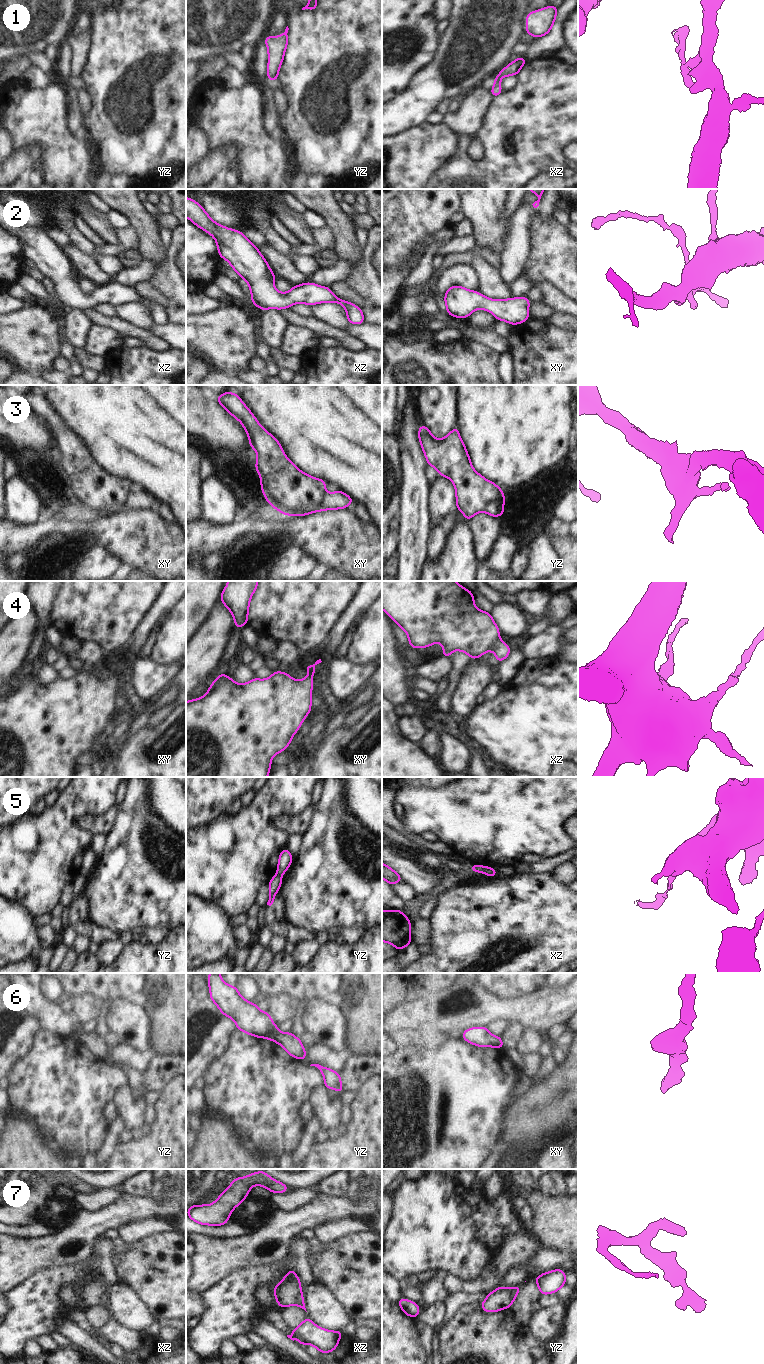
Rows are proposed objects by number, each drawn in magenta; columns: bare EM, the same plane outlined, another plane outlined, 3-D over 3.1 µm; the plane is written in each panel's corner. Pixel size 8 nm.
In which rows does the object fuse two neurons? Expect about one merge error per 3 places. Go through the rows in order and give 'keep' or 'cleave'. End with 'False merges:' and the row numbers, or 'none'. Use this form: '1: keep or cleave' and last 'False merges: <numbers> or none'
1: keep
2: keep
3: cleave
4: keep
5: cleave
6: keep
7: cleave
False merges: 3, 5, 7

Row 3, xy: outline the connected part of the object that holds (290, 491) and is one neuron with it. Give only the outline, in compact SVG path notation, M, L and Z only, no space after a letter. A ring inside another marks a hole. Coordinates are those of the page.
M225 392L216 397L220 403L234 418L243 425L249 437L250 446L257 453L255 469L261 480L261 490L267 502L284 515L301 515L303 511L314 510L320 505L325 492L326 481L314 478L300 471L285 455L278 440L267 432L246 407L236 393Z

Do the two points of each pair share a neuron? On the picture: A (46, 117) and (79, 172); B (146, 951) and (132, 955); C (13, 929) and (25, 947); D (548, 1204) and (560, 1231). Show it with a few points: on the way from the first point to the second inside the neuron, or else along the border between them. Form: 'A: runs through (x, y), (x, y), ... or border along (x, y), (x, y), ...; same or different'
A: runs through (49, 131), (65, 158); same
B: runs through (143, 954), (135, 955); same
C: runs through (13, 933), (21, 943); same
D: runs through (550, 1211), (560, 1224); same

